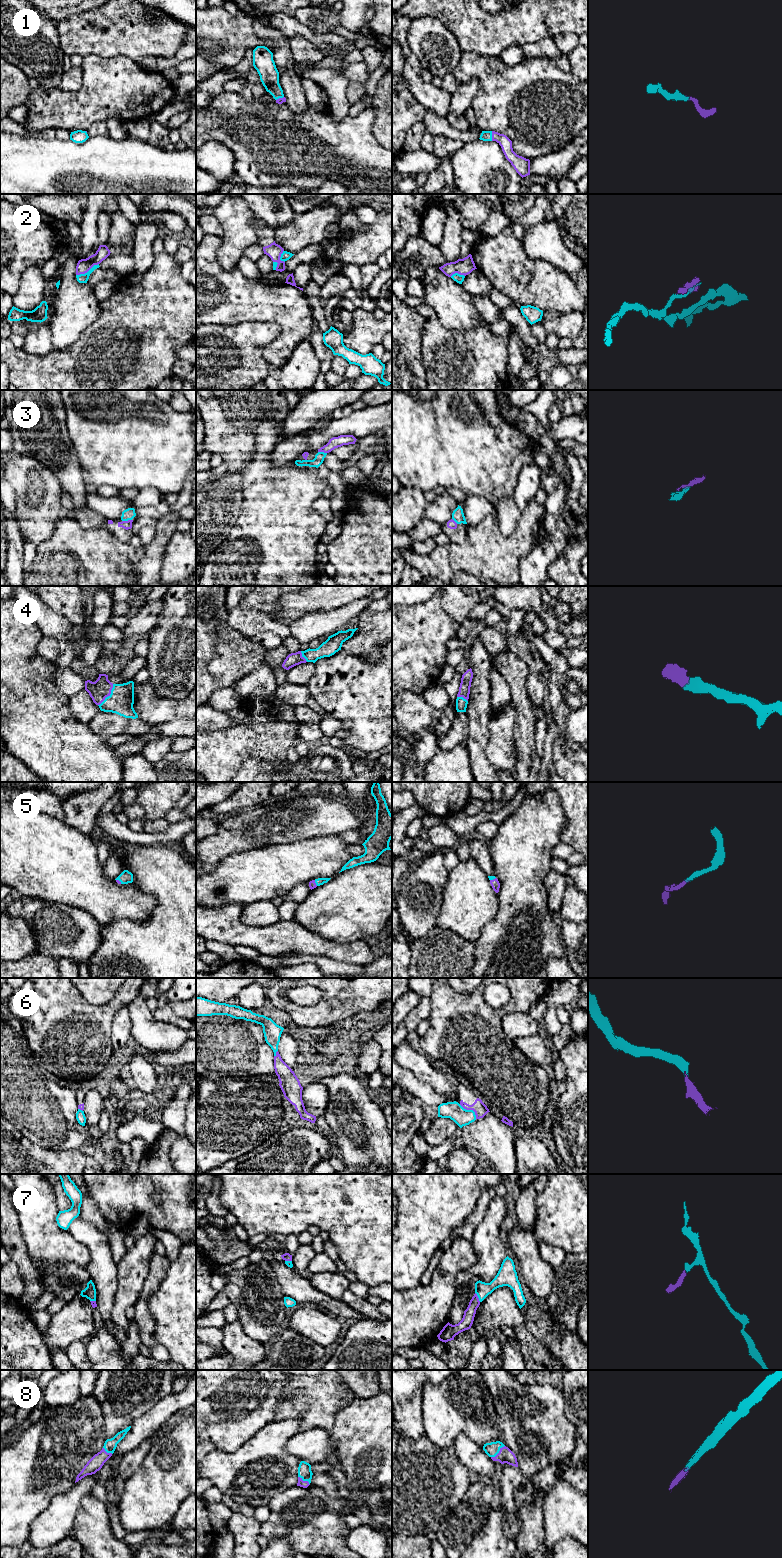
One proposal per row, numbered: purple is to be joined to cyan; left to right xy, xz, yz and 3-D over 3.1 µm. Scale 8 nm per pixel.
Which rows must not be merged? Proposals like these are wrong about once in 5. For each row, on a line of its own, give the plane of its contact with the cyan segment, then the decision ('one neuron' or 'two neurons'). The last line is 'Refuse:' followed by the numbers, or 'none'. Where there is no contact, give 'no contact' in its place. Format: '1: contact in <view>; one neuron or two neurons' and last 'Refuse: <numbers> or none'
1: contact in yz; one neuron
2: contact in xy; two neurons
3: contact in xy; one neuron
4: contact in xy; one neuron
5: contact in xy; one neuron
6: contact in yz; one neuron
7: contact in yz; one neuron
8: contact in yz; one neuron
Refuse: 2

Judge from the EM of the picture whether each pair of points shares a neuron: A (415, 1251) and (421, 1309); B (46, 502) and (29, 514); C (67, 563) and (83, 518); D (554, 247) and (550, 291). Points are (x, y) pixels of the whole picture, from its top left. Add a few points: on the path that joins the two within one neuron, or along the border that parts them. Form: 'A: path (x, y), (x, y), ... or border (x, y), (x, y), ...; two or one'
A: border (419, 1283), (402, 1291); two
B: path (42, 505), (33, 514); one
C: border (64, 512), (71, 515), (82, 527), (103, 527); two
D: border (529, 257), (548, 260), (568, 275); two

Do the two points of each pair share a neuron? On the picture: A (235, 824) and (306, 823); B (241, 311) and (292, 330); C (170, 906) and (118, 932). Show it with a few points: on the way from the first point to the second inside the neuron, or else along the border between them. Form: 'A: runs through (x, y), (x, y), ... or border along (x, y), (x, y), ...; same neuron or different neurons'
A: runs through (253, 823), (288, 822); same neuron
B: runs through (254, 311), (273, 311), (279, 317); same neuron
C: runs through (157, 919), (144, 932), (131, 932); same neuron

